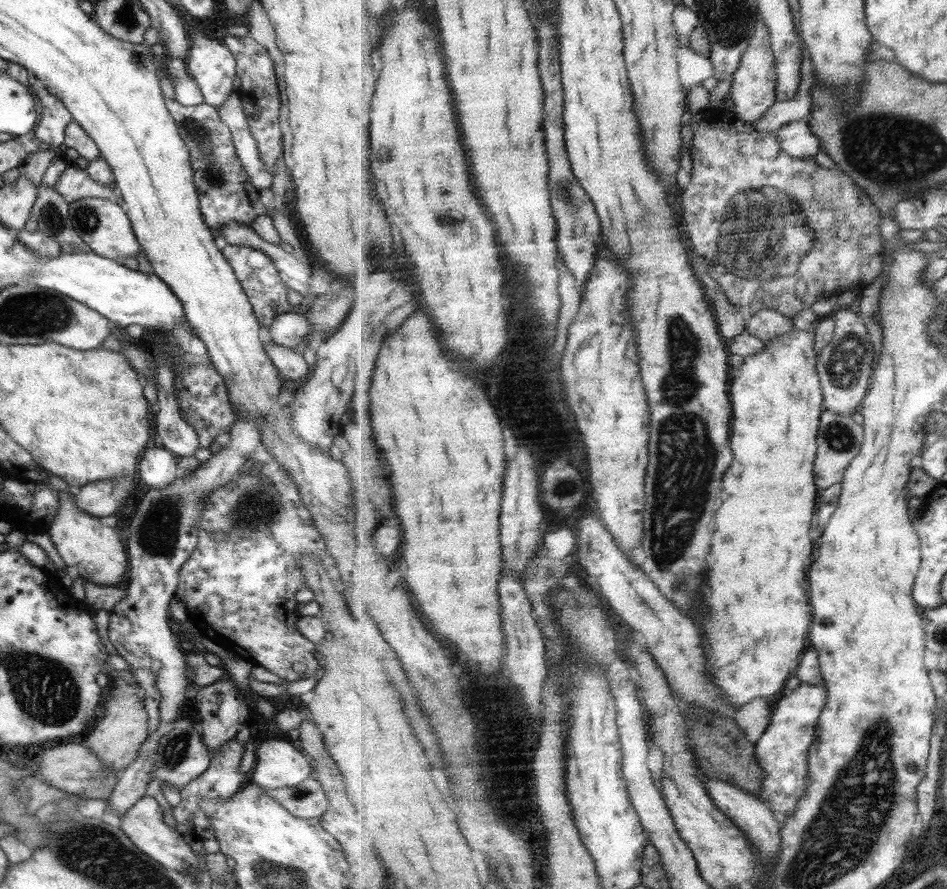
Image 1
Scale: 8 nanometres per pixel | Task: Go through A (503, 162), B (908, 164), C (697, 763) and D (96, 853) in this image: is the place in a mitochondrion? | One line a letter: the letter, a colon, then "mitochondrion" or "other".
A: other
B: mitochondrion
C: other
D: mitochondrion

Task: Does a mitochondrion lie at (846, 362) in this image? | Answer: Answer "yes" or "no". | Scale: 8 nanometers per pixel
yes

